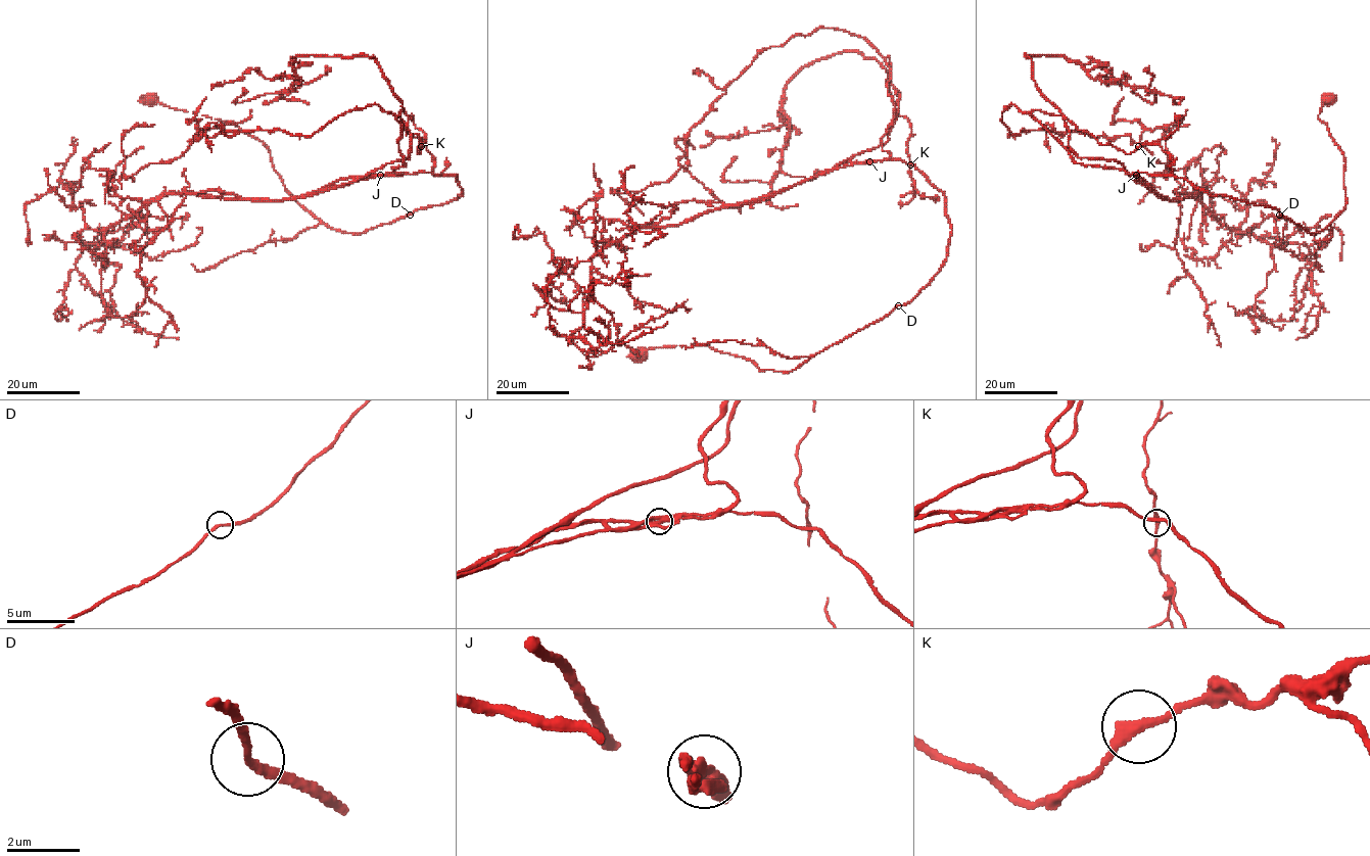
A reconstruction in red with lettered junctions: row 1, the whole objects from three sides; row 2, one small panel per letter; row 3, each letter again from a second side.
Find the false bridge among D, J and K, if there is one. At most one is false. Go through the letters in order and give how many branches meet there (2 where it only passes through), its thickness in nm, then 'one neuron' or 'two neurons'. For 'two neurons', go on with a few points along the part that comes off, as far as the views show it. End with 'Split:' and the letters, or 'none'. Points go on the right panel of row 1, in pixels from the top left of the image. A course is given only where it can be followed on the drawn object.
D: 2 branches meet; 240 nm thick; one neuron
J: 2 branches meet; 380 nm thick; two neurons; foreign part runs (1135, 175), (1078, 163), (1031, 114), (1001, 113), (1008, 136), (1128, 134), (1167, 177), (1164, 133), (1190, 124)
K: 2 branches meet; 280 nm thick; one neuron
Split: J

